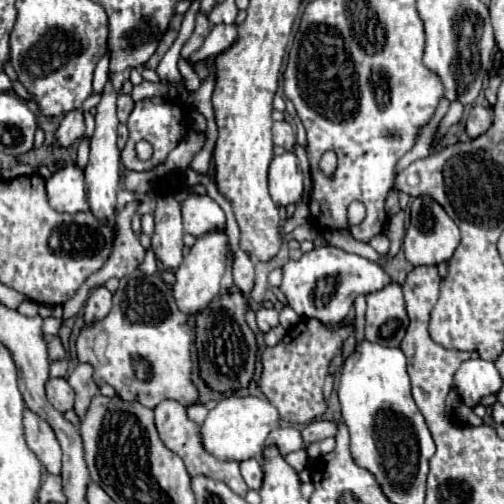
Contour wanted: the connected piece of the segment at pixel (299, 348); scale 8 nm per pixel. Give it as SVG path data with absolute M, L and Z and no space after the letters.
M303 319L289 329L275 347L265 349L259 389L277 407L285 421L307 425L325 413L327 403L323 399L323 381L327 377L329 361L335 357L347 335L349 331L345 327L339 331L329 331L317 319Z

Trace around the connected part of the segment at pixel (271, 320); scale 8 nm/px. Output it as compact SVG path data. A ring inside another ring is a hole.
M261 307L257 311L257 325L263 333L267 333L269 329L273 329L275 325L279 325L279 313L275 309L265 309Z

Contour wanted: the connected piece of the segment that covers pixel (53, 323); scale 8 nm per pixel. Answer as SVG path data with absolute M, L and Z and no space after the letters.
M61 317L45 318L42 325L43 335L55 335L61 325L63 325L63 319Z

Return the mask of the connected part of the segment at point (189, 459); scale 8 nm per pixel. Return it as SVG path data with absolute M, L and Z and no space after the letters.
M161 401L155 409L155 425L157 425L157 431L159 431L159 437L161 441L165 443L167 449L171 449L175 455L179 455L189 471L191 477L195 475L205 475L205 477L211 477L211 479L217 479L217 481L223 481L231 491L235 491L239 497L245 497L247 495L247 485L239 473L239 463L237 461L219 461L215 459L213 455L209 455L203 445L201 445L201 435L199 435L199 425L193 423L187 413L185 413L185 407L177 401Z

